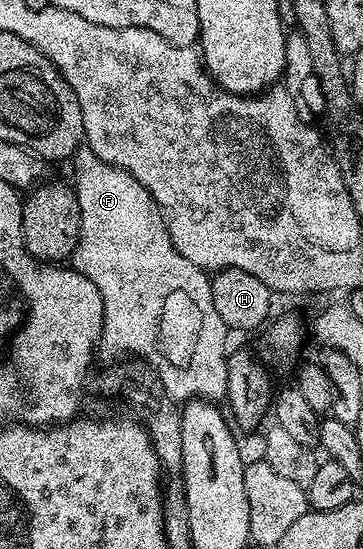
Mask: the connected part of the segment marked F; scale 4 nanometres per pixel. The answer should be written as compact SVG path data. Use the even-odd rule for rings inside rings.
M88 148L78 150L71 165L73 165L74 172L77 173L75 193L81 213L81 231L77 247L73 250L71 266L83 276L87 276L87 280L91 280L91 284L95 284L95 288L99 288L99 296L103 296L105 327L101 329L101 338L109 341L115 349L122 350L125 353L122 355L136 356L138 359L148 362L157 373L157 378L163 384L163 388L173 398L178 400L224 399L227 395L227 376L229 375L229 363L227 353L225 354L227 328L223 324L223 320L219 320L219 312L215 312L215 300L211 300L210 275L204 270L195 268L195 264L191 264L191 260L183 260L183 256L179 256L179 252L175 252L175 248L171 244L171 236L165 227L165 218L161 215L161 209L155 204L151 192L147 192L147 188L143 188L143 184L139 184L139 180L135 180L135 176L131 176L125 170L120 170L117 166L99 160L95 156L95 152Z

